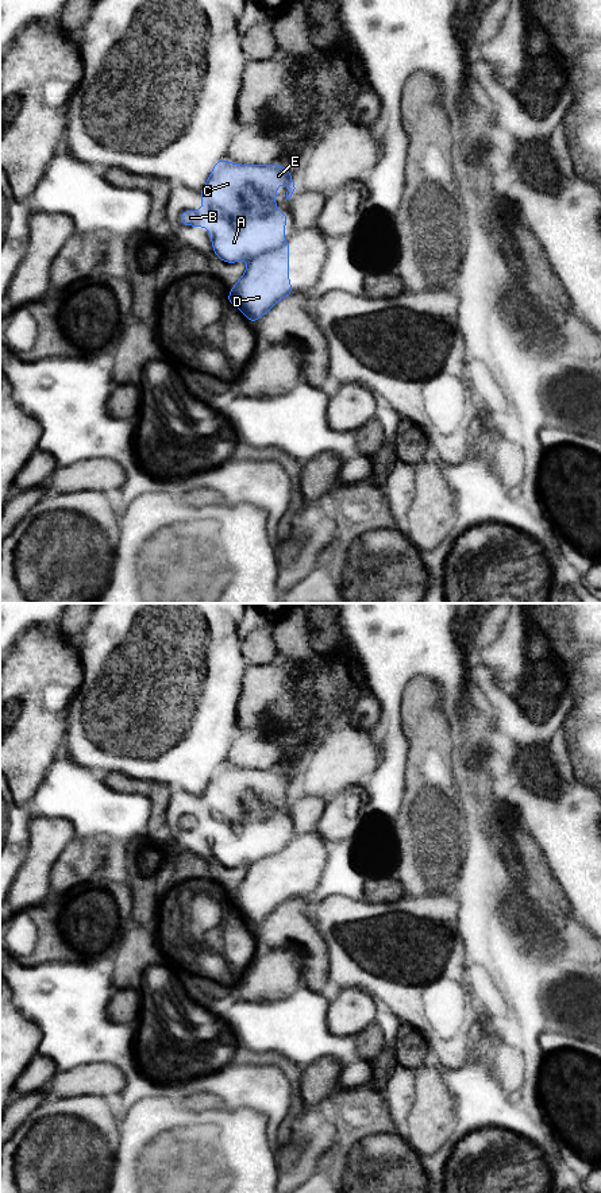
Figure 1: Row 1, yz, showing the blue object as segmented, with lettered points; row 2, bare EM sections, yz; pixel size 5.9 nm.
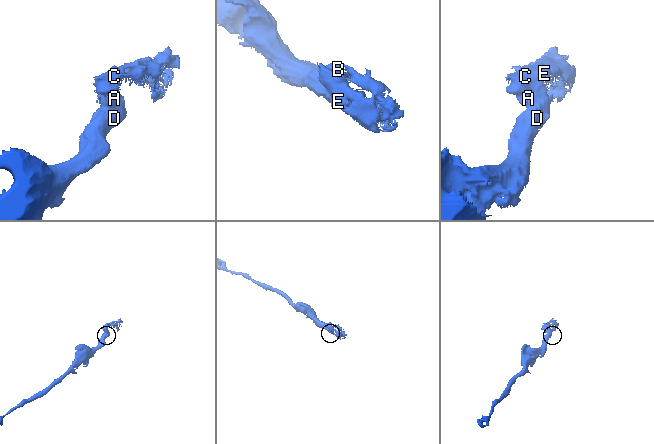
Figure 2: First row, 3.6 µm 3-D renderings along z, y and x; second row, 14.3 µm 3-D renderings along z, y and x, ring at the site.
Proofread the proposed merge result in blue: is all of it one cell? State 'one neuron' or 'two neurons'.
two neurons

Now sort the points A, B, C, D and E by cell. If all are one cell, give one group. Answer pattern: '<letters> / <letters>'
A B C E / D

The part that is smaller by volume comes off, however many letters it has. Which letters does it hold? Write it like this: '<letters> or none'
A, B, C, E

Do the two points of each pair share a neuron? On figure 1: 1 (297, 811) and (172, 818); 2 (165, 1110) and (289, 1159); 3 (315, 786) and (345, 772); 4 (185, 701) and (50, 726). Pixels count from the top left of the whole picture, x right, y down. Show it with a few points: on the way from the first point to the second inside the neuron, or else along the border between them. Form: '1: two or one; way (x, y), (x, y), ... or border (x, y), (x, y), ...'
1: two; border (295, 792), (289, 805), (289, 818), (293, 823)
2: two; border (274, 1151), (278, 1178)
3: one; way (322, 779), (328, 772), (338, 772)
4: two; border (66, 711), (66, 734), (61, 751)

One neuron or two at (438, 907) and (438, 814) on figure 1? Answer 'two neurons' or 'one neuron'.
two neurons

